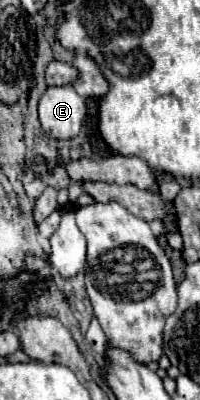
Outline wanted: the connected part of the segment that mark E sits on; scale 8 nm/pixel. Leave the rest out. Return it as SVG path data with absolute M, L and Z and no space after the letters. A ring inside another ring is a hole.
M73 85L47 87L47 91L39 99L41 127L53 139L75 137L81 131L85 115L85 101L75 93Z

